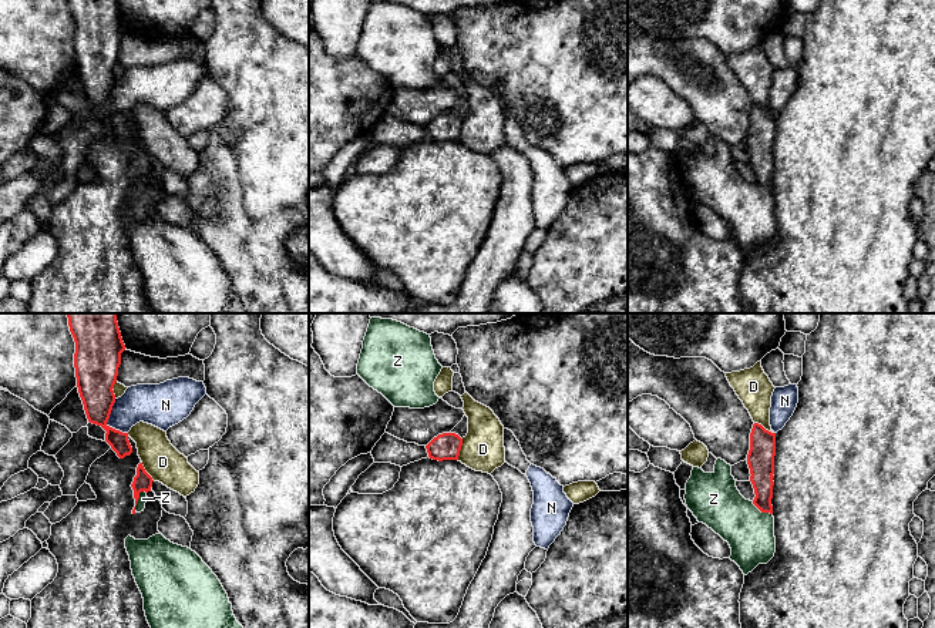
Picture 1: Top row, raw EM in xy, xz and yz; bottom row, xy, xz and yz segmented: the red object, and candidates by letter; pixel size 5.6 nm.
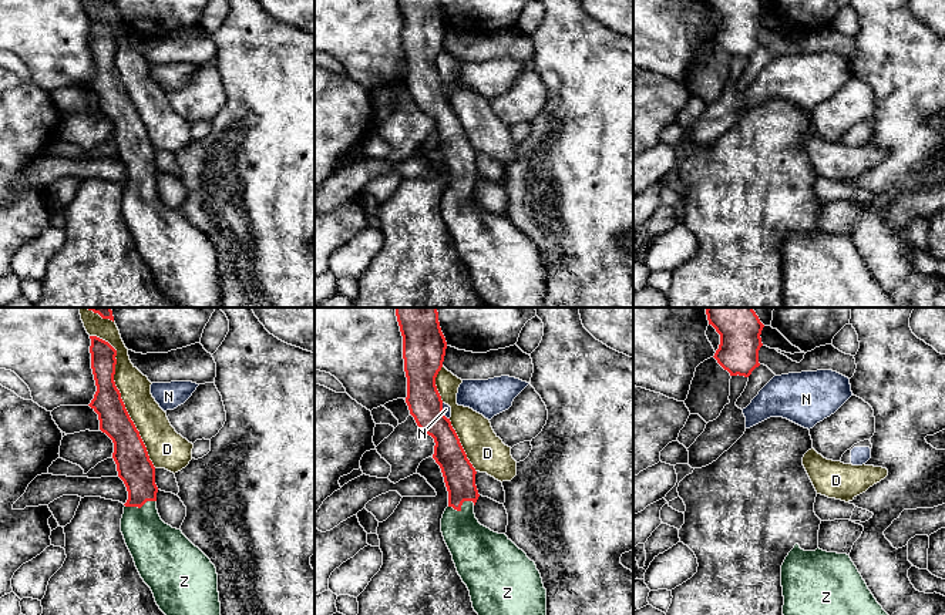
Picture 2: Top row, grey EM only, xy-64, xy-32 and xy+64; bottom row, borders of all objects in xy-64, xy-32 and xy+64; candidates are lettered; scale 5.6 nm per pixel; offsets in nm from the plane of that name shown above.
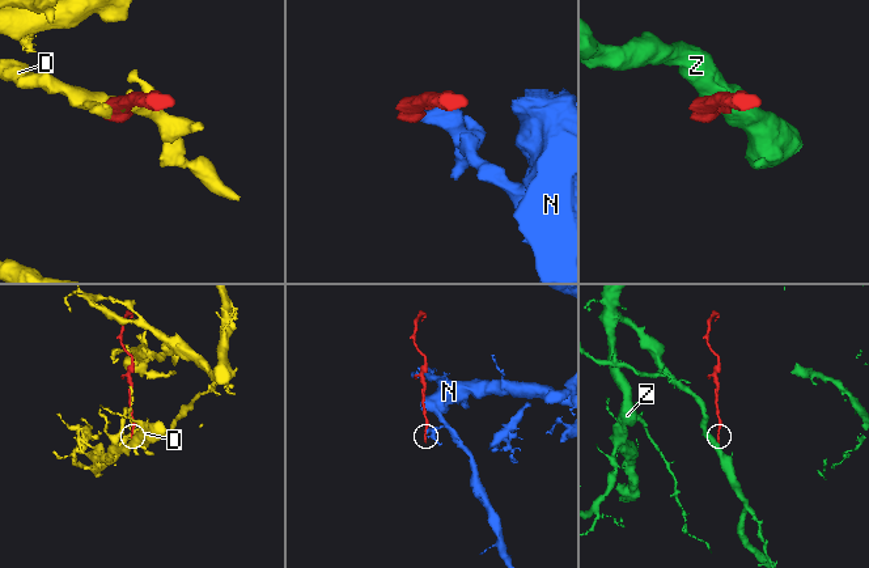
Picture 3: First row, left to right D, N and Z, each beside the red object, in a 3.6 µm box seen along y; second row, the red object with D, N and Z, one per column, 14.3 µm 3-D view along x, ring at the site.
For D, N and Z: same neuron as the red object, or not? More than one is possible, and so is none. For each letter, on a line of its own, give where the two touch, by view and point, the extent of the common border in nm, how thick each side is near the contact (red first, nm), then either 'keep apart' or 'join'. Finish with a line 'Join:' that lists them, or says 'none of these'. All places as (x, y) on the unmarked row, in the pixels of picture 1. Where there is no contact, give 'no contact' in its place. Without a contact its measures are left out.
D: contact xz (460, 130); length 120 nm; calibres 150 and 240 nm; keep apart
N: contact xy (107, 101); length 220 nm; calibres 220 and 220 nm; keep apart
Z: contact xy (137, 181); length 130 nm; calibres 110 and 50 nm; join
Join: Z

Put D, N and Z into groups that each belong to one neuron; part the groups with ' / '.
D / N / Z

